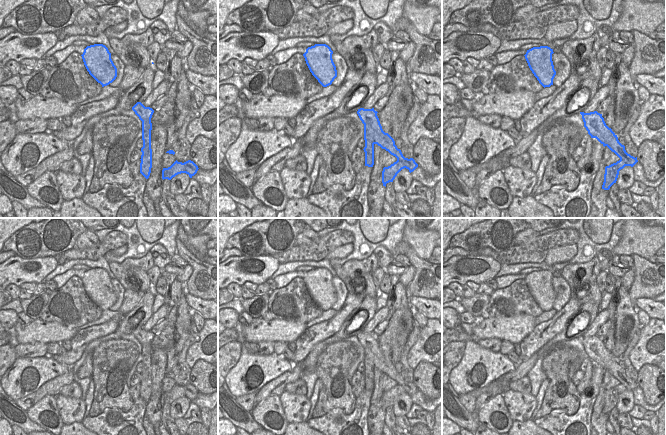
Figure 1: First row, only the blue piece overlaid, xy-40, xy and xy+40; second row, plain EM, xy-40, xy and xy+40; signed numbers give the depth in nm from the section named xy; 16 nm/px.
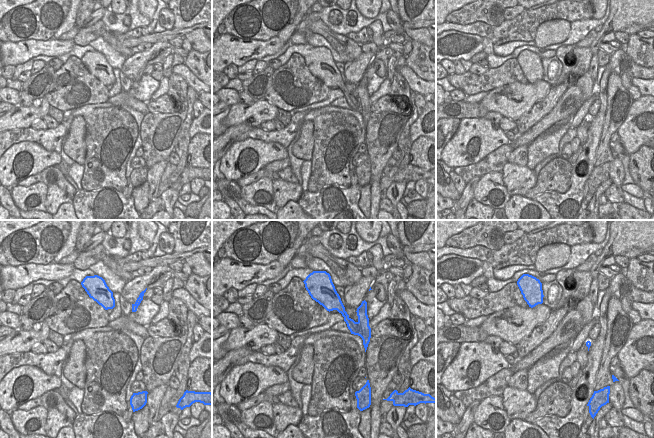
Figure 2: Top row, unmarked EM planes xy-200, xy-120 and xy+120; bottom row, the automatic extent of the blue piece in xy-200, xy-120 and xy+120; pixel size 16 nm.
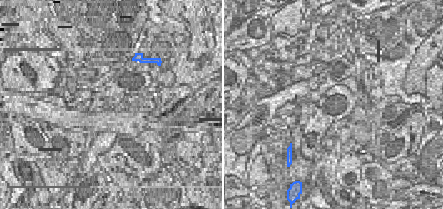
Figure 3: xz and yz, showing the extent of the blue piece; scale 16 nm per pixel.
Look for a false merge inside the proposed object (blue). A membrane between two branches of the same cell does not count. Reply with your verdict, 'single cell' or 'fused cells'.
single cell

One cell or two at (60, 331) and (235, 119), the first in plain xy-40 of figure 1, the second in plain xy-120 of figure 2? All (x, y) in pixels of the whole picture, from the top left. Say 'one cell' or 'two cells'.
one cell

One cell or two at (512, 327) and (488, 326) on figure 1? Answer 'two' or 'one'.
one

